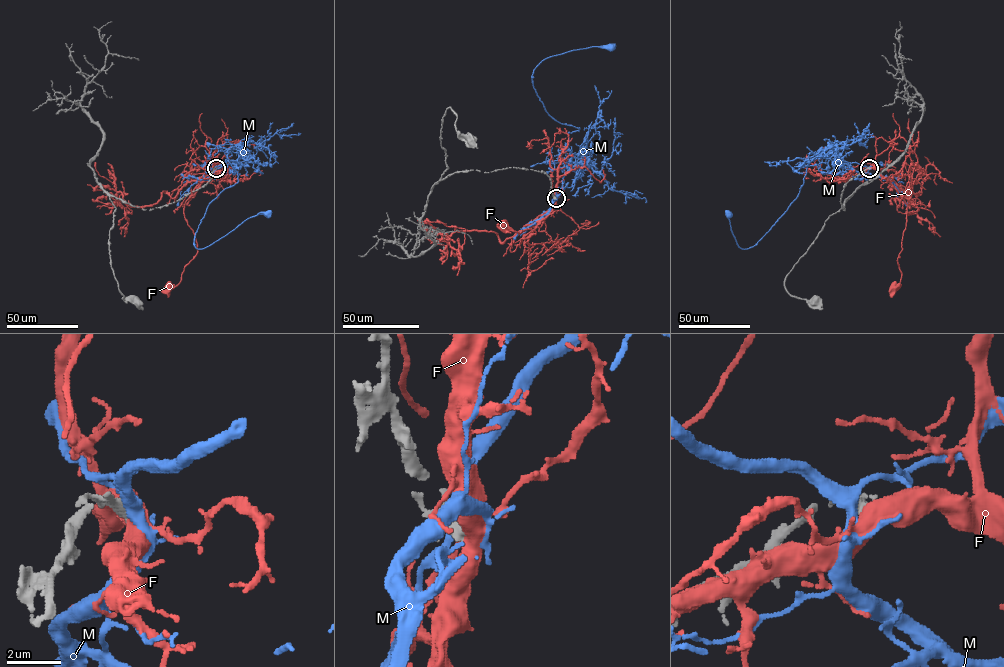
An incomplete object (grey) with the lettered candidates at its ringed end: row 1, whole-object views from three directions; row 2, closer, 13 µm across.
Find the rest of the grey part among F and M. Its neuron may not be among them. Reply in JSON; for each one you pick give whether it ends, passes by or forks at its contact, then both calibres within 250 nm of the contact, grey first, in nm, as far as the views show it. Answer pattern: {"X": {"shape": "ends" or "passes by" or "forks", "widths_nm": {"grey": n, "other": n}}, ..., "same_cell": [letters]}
{"same_cell": []}

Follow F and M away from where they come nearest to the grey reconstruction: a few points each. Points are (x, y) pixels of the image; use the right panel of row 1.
F: (869, 169), (874, 168), (887, 179), (907, 205), (906, 228), (898, 258), (901, 280), (896, 288), (893, 287)
M: (868, 168), (855, 162), (840, 164), (835, 148), (810, 154), (796, 198), (747, 248), (737, 245), (728, 213)

